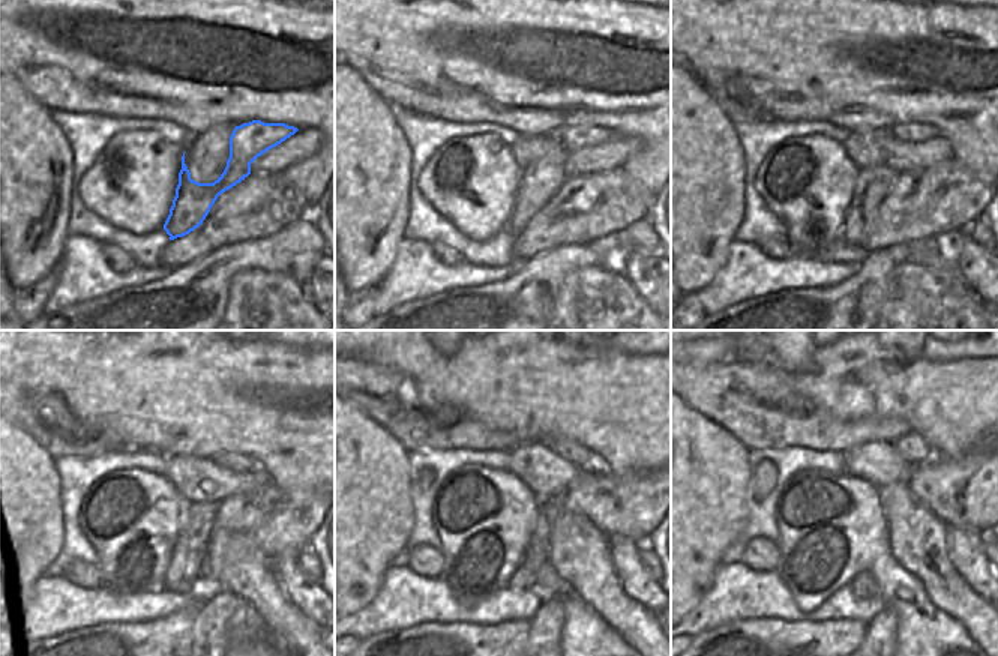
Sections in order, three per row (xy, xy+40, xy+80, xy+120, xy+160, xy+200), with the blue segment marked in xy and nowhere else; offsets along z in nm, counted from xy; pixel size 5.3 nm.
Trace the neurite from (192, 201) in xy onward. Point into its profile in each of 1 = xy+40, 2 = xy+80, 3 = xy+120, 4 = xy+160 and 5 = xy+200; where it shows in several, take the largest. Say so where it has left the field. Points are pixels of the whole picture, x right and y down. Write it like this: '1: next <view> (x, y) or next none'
1: next xy+40 (581, 135)
2: next xy+80 (913, 132)
3: next xy+120 (237, 463)
4: next xy+160 (571, 451)
5: next xy+200 (911, 448)

